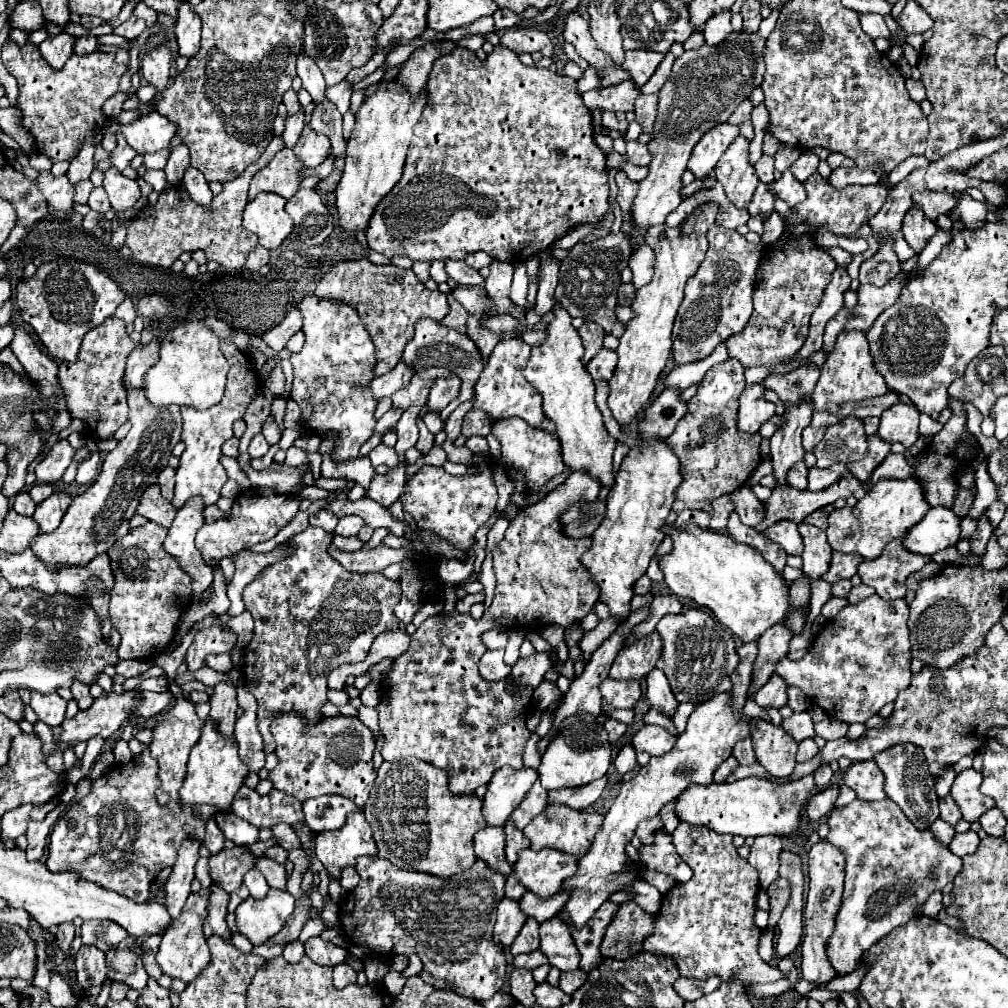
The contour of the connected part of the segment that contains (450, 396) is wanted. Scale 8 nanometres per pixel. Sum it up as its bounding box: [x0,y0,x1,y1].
[427,375,461,411]

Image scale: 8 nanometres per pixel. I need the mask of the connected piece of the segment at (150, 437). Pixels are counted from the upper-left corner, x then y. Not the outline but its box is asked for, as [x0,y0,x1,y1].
[31,391,181,565]

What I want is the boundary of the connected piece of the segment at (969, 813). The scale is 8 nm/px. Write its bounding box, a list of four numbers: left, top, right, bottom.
[951,767,995,823]

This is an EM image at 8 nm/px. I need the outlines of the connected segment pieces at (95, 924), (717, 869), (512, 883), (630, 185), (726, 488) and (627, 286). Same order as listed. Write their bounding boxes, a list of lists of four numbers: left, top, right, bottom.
[[81,921,127,953],[643,825,783,985],[505,875,525,901],[615,171,639,229],[669,359,761,515],[617,283,635,305]]

